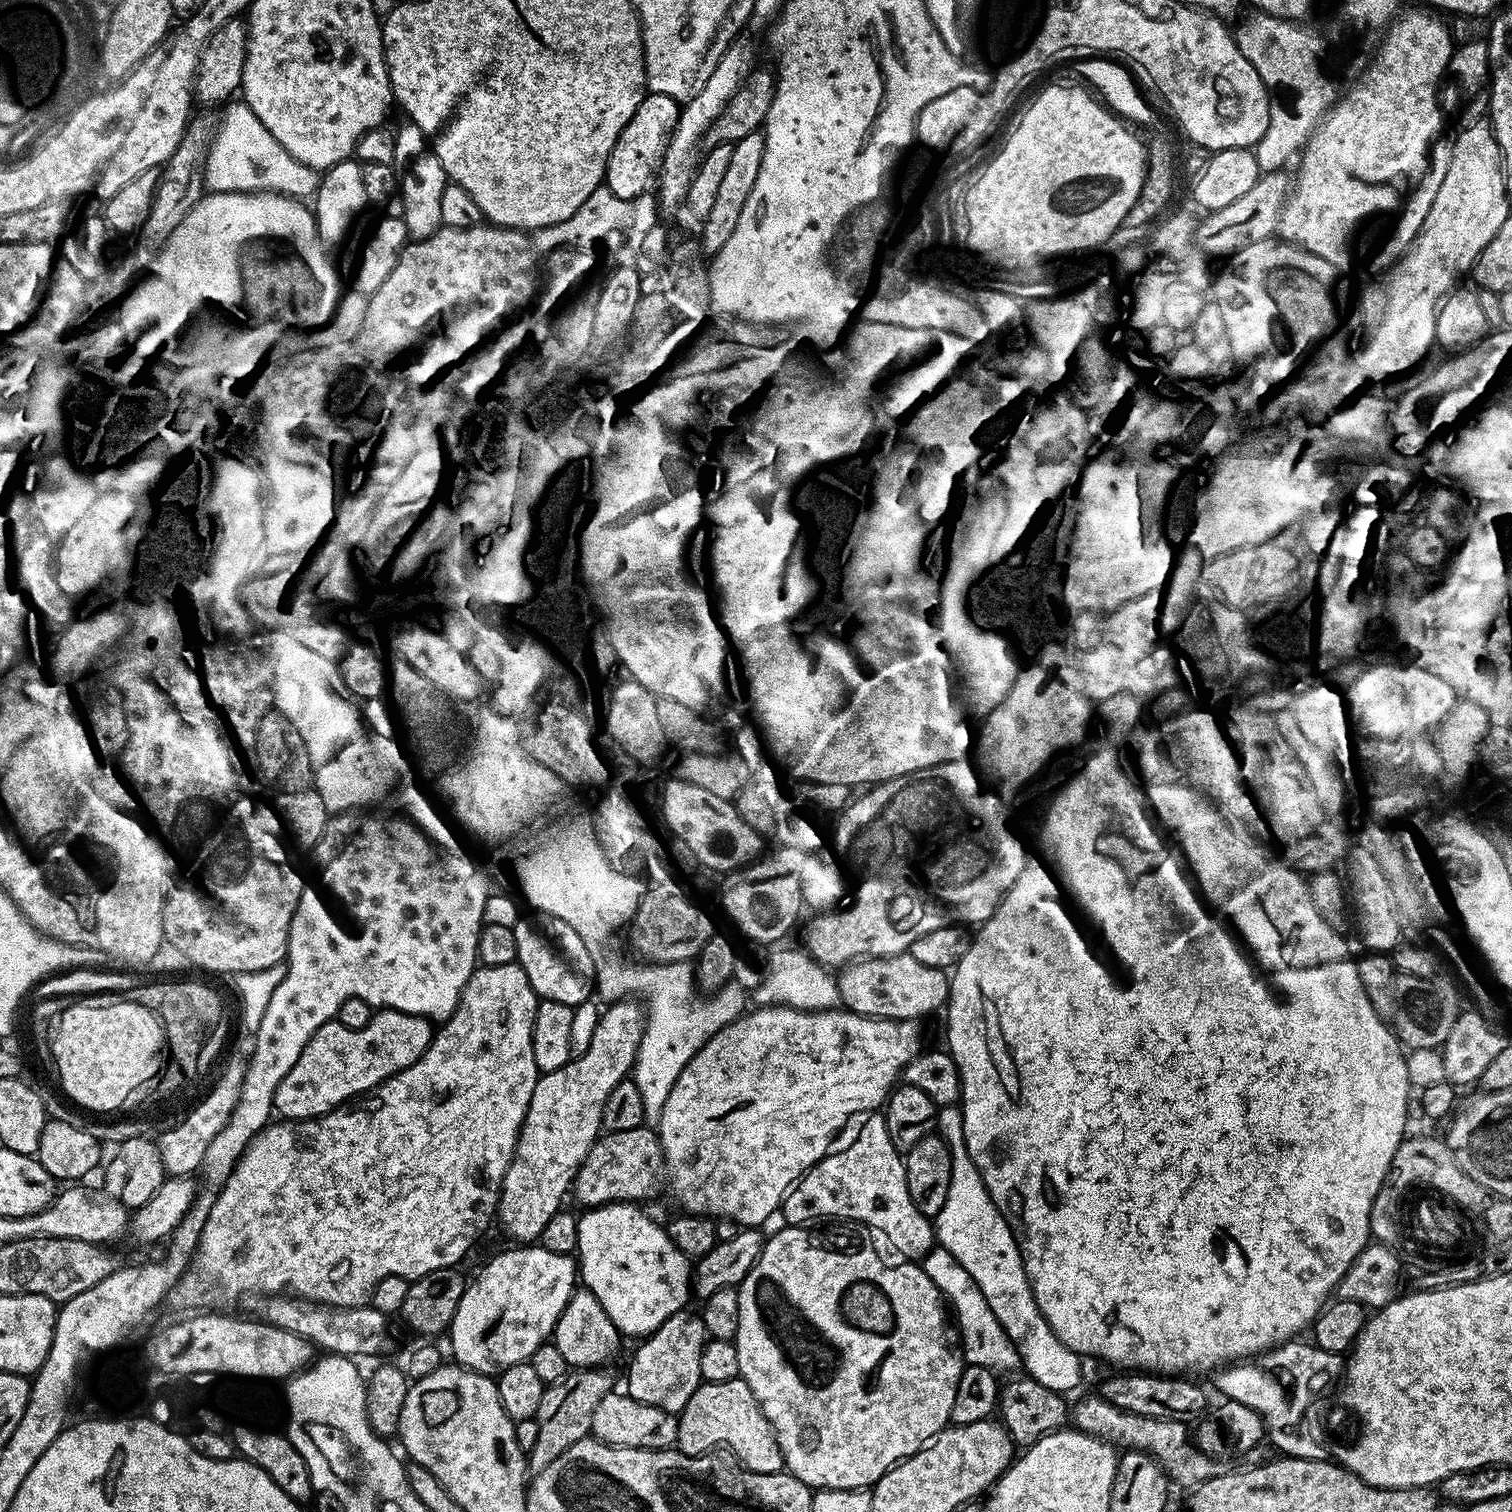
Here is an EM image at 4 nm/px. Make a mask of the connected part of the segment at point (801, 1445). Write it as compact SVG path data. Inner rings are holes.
M784 1226L781 1229L781 1232L765 1239L758 1262L754 1262L750 1274L746 1274L738 1286L738 1322L734 1343L738 1350L739 1379L745 1380L750 1386L754 1398L760 1403L760 1409L776 1431L785 1469L793 1476L813 1490L871 1489L872 1485L880 1481L882 1474L906 1457L913 1456L919 1448L935 1440L938 1433L949 1427L955 1390L966 1363L957 1329L950 1323L950 1312L940 1291L919 1263L909 1262L904 1268L888 1268L888 1272L880 1272L880 1260L876 1260L876 1256L868 1256L868 1252L864 1252L864 1256L824 1256L824 1260L820 1260L820 1248L816 1248L816 1244L804 1236L804 1226ZM780 1296L784 1296L785 1302L792 1307L796 1315L793 1320L790 1313L780 1312Z

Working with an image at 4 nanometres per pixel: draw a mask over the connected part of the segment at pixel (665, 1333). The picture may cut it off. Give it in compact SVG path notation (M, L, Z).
M691 1310L675 1312L651 1336L641 1339L628 1364L627 1395L638 1402L658 1406L662 1410L679 1414L692 1400L694 1390L702 1383L702 1350L706 1343L703 1318Z

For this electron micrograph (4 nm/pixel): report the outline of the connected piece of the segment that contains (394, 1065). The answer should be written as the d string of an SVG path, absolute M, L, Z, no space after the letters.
M393 1008L373 1011L372 1020L361 1028L347 1028L333 1018L306 1042L302 1054L298 1054L298 1062L282 1078L276 1091L275 1111L294 1121L325 1116L333 1108L371 1092L384 1080L418 1062L433 1035L433 1021Z

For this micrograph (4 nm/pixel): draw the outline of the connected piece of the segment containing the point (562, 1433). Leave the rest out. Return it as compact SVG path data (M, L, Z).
M603 1367L572 1370L557 1384L545 1387L542 1403L538 1405L538 1414L534 1418L538 1422L538 1442L534 1442L531 1452L527 1453L529 1473L546 1470L546 1466L550 1466L558 1454L574 1446L574 1442L589 1439L594 1409L614 1388L611 1374L604 1371L608 1370Z

